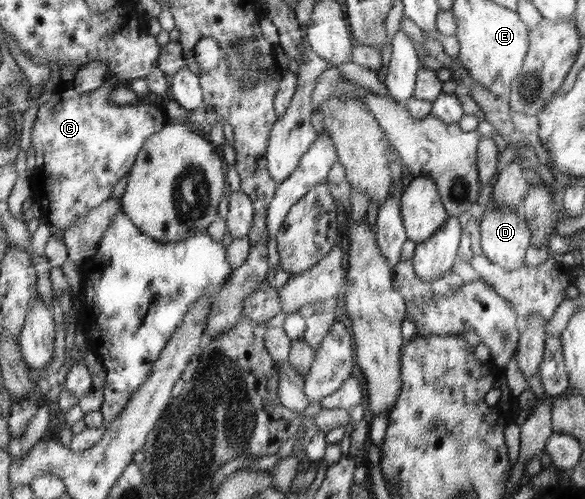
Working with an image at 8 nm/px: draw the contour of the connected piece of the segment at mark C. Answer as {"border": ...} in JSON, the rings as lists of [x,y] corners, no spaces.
{"border":[[[108,80],[102,84],[98,90],[90,92],[90,94],[80,94],[80,92],[76,92],[76,90],[71,87],[71,82],[63,82],[56,90],[52,99],[38,105],[37,117],[34,119],[34,125],[31,131],[32,146],[36,153],[36,156],[34,156],[36,159],[36,167],[33,168],[32,178],[30,179],[32,199],[34,200],[38,215],[45,217],[45,220],[50,225],[56,226],[58,230],[69,228],[73,222],[79,220],[79,217],[87,216],[90,210],[102,205],[104,200],[108,200],[110,196],[112,196],[112,186],[114,186],[122,176],[126,176],[128,172],[131,172],[130,168],[132,168],[132,164],[136,162],[136,154],[140,153],[140,150],[143,149],[143,146],[153,134],[159,133],[163,129],[166,120],[168,120],[164,108],[160,108],[160,106],[152,106],[152,104],[122,104],[122,106],[118,106],[118,104],[108,102],[108,96],[112,94],[112,90],[114,90],[114,84]]]}

